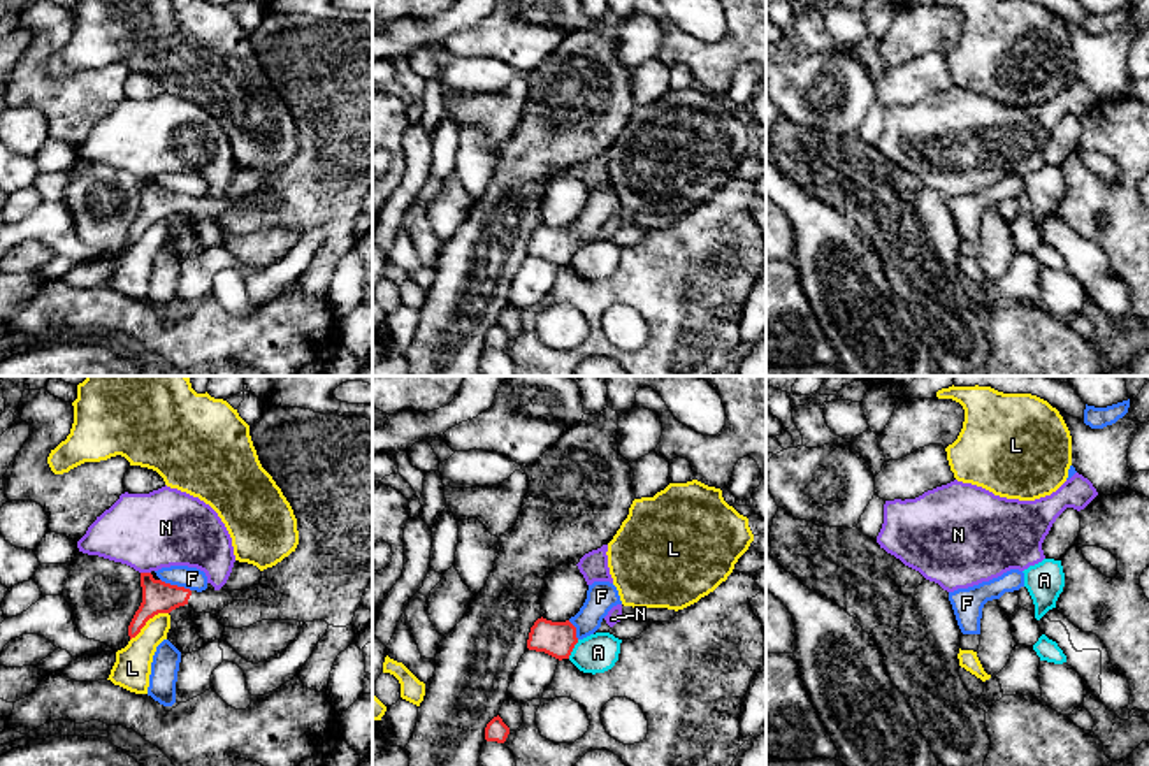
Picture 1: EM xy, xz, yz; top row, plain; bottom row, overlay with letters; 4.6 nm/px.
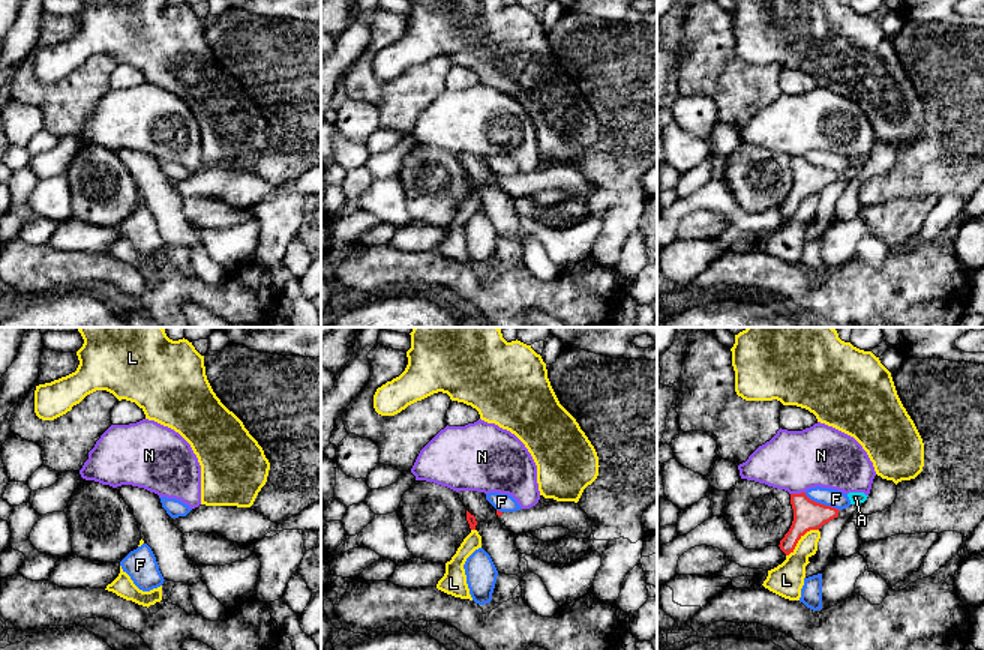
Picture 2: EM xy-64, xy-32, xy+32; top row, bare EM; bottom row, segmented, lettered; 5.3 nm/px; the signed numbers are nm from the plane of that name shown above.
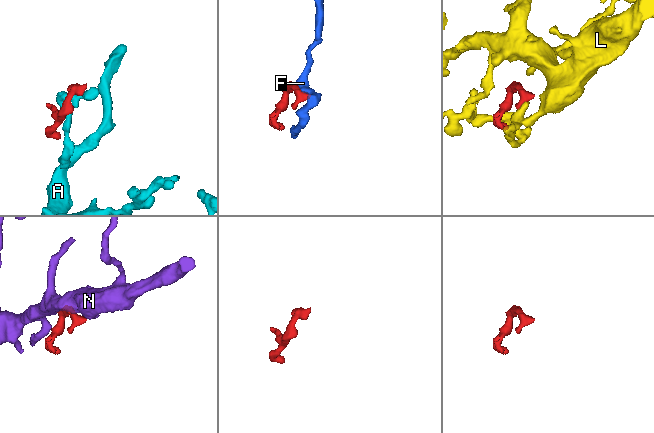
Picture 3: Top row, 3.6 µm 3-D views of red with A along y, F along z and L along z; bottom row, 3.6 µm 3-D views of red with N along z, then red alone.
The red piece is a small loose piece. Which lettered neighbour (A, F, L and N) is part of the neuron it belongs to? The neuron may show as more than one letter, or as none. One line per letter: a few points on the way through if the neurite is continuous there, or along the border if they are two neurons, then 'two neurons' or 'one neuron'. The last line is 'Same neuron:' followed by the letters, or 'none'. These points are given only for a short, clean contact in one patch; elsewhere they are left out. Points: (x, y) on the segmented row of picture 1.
A: along xz (578, 640), (568, 657) | two neurons
F: along xy (160, 578), (190, 591) | two neurons
L: two neurons
N: along xy (141, 571), (150, 573) | two neurons
Same neuron: none

